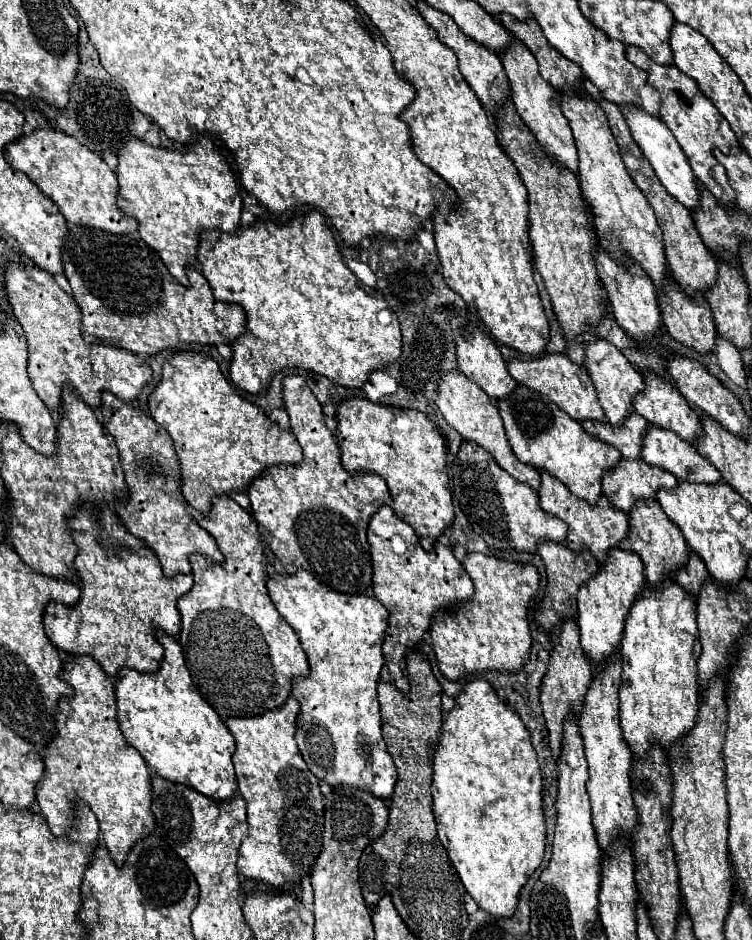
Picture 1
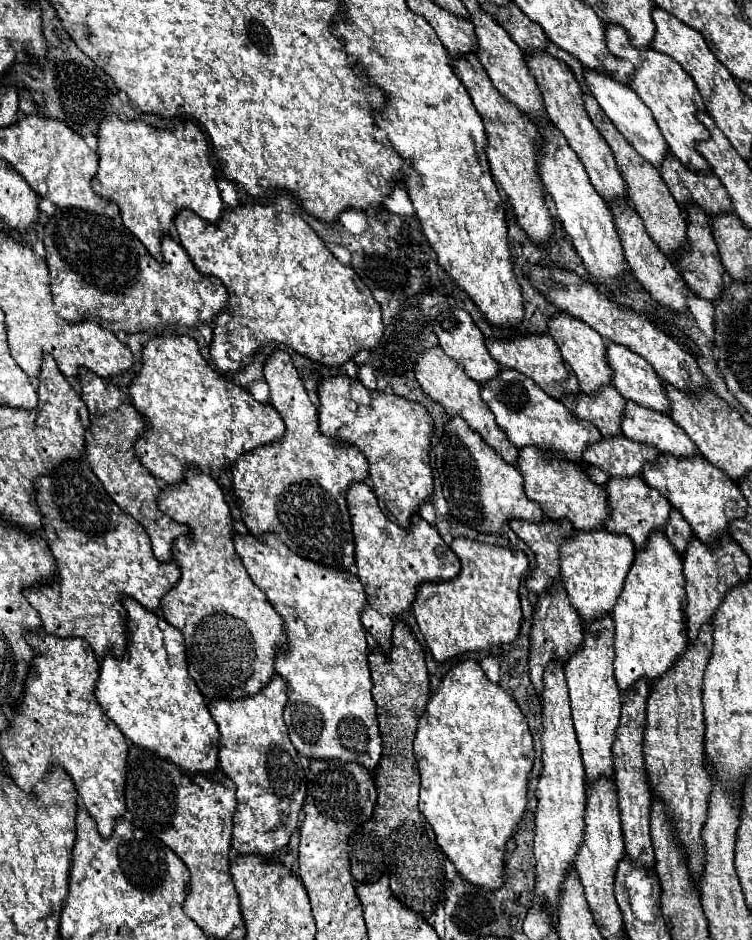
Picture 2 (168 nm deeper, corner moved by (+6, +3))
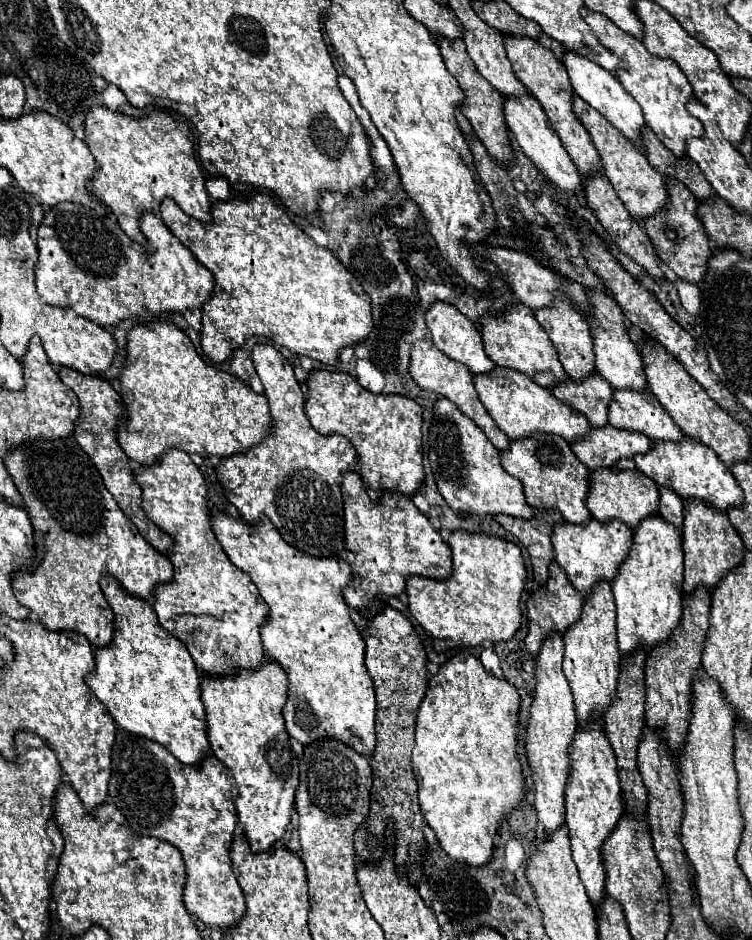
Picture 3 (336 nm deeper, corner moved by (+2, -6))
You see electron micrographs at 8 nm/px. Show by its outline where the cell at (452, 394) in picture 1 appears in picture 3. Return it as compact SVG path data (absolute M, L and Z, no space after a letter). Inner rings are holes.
M421 340L413 346L413 352L411 352L411 378L417 382L419 388L423 390L431 390L431 392L437 392L441 394L443 398L451 400L467 418L471 418L483 432L485 436L493 442L493 446L501 452L505 452L509 448L509 438L497 428L497 424L493 422L493 418L487 414L487 410L483 408L477 392L475 392L475 384L473 384L473 374L465 368L465 364L459 364L451 358L447 358L445 354L441 354L441 350L435 348L435 344L431 340Z

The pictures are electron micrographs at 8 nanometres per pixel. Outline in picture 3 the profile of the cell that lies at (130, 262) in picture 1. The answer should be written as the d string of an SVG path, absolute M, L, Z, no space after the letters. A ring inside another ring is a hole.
M63 202L61 206L51 208L37 230L39 258L35 266L35 282L43 302L57 308L71 308L77 316L91 320L107 330L113 330L127 318L147 318L159 316L163 312L183 314L185 310L197 308L201 310L213 294L213 274L195 260L195 256L179 242L179 238L171 234L171 230L155 214L147 212L141 216L141 232L149 240L147 246L139 246L137 242L127 238L113 216L99 216L95 210L73 202Z

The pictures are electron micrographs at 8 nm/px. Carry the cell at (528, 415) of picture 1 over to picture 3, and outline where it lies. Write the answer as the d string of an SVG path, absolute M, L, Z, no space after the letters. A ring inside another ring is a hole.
M497 366L489 374L475 376L475 390L489 416L511 440L523 440L533 432L545 432L557 434L567 442L577 442L583 440L583 436L587 436L591 430L591 424L581 412L565 406L563 402L557 402L557 398L551 396L551 390L537 386L533 380L511 368Z

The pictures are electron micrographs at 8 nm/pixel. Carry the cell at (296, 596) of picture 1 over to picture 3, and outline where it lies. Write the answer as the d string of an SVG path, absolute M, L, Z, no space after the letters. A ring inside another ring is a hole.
M229 514L213 516L215 536L221 542L225 554L231 562L247 572L257 586L261 598L269 606L269 620L261 626L263 648L269 658L273 658L289 678L289 698L283 708L285 728L291 738L309 746L311 742L323 738L335 738L357 754L371 758L377 746L375 736L375 688L371 676L363 664L365 640L349 616L349 606L343 598L343 588L353 584L351 566L343 558L307 558L277 534L277 528L261 518L257 526L249 526L243 520L231 518Z

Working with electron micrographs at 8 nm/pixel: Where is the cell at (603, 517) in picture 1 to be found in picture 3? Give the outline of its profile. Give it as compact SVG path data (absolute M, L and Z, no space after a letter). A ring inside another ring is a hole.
M533 434L525 440L511 442L509 450L501 454L503 468L523 482L527 504L535 510L557 508L563 518L571 524L591 522L591 512L587 508L589 494L589 470L571 452L571 446L557 438L555 434Z

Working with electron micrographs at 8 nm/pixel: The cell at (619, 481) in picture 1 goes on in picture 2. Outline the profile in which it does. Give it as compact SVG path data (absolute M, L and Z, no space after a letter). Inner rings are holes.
M603 437L601 443L593 443L583 451L583 461L597 465L609 475L631 477L639 475L647 461L657 459L657 449L651 445L637 445L635 441L617 437Z

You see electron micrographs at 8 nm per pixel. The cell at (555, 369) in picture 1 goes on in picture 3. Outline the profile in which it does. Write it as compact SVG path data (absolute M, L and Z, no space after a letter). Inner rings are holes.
M519 304L509 308L503 316L499 318L483 318L481 320L483 328L483 344L485 344L485 354L503 368L513 368L525 376L529 376L533 382L537 382L543 388L553 388L561 382L567 380L565 370L559 362L557 350L553 346L553 342L549 342L549 336L545 334L545 330L539 326L539 322L533 316L533 310Z

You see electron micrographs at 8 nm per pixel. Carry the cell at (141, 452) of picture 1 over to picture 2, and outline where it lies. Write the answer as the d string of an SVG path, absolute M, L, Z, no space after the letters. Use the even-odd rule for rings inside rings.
M79 369L77 379L81 383L81 397L89 409L91 429L85 431L85 457L91 463L93 473L99 477L99 481L113 497L113 501L143 525L143 529L151 539L155 557L159 561L169 561L175 537L189 533L189 529L187 525L181 525L171 517L167 517L165 513L161 513L155 503L155 497L159 495L161 487L153 479L153 475L139 463L133 449L135 441L141 437L145 427L141 415L133 407L131 397L111 381L97 377L95 373L89 373L89 369Z

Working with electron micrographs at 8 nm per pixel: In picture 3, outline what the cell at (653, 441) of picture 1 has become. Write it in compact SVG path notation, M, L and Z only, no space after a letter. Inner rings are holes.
M615 390L613 402L609 404L609 424L619 430L629 430L637 434L645 434L651 442L681 442L683 432L675 426L671 416L659 406L659 400L649 394L635 394L629 390Z

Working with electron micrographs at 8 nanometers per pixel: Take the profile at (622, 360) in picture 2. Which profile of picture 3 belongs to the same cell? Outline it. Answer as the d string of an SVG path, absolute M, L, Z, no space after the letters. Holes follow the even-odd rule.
M591 292L589 298L595 306L595 318L591 322L591 334L595 338L595 366L597 372L615 388L615 390L635 390L635 392L649 392L645 366L639 348L629 340L625 332L625 316L615 300L611 300L603 292Z

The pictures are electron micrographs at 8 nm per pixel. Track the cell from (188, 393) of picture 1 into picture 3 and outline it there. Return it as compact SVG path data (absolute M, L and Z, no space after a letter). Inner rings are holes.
M169 322L137 326L127 336L127 364L121 372L121 398L127 406L127 426L119 430L123 452L139 466L153 466L167 450L183 450L203 458L229 458L257 446L273 430L267 398L255 394L249 384L209 366L195 350L189 336Z

